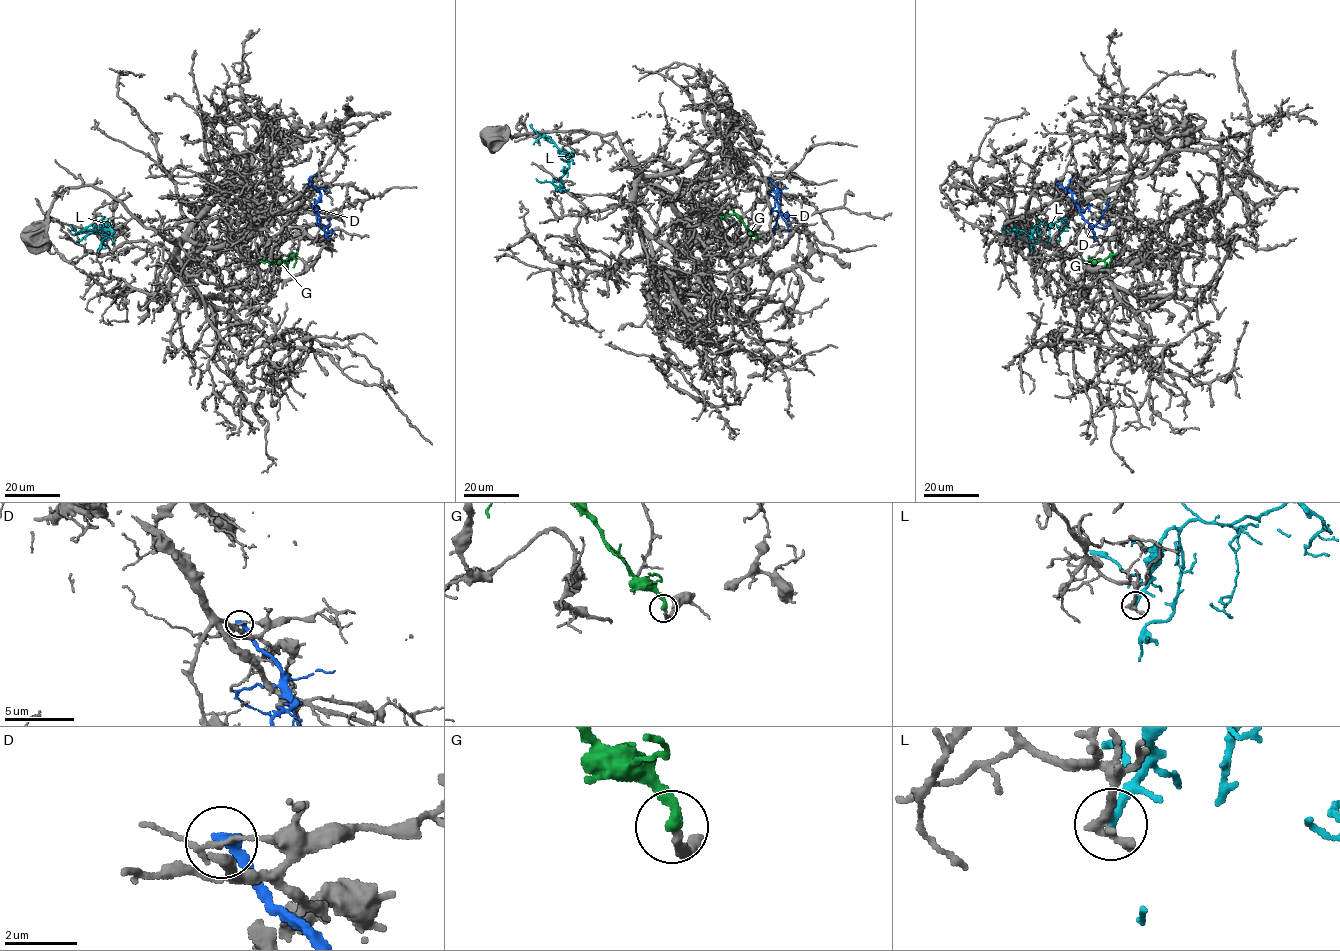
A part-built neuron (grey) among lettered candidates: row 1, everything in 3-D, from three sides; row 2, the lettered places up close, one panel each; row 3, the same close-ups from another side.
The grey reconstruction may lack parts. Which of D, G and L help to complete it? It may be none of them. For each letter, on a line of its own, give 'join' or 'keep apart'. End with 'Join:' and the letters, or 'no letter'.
D: keep apart
G: join
L: keep apart
Join: G

